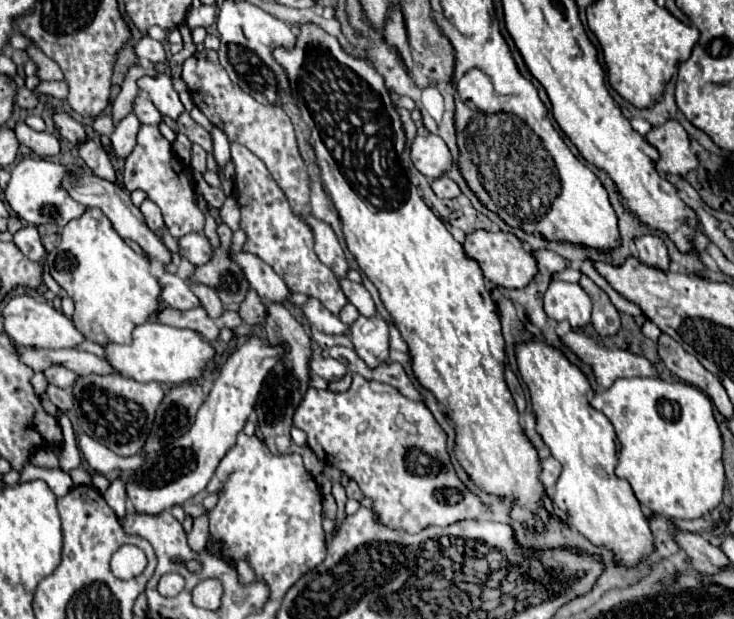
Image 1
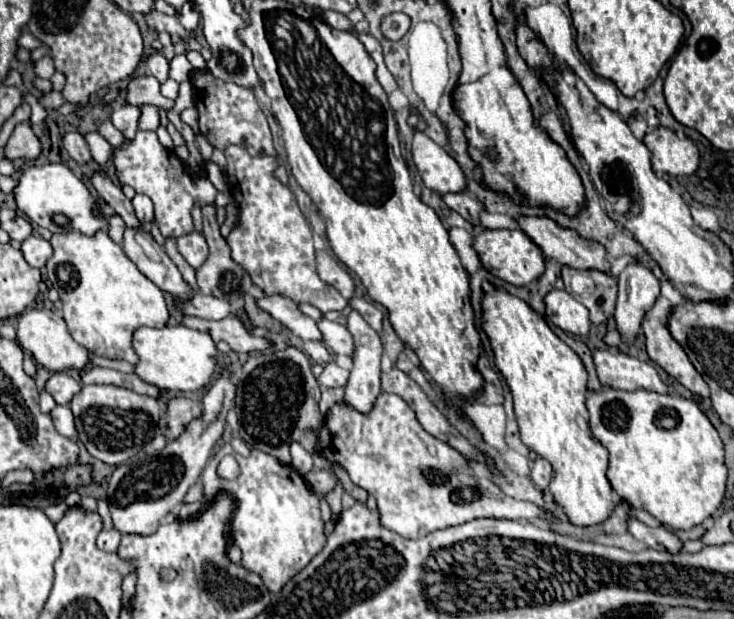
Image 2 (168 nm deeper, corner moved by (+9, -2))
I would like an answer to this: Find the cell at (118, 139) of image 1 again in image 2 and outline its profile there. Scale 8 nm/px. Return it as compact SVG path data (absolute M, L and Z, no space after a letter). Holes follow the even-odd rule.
M120 106L112 112L112 124L126 136L126 140L132 140L138 130L138 118L140 110L136 106Z

